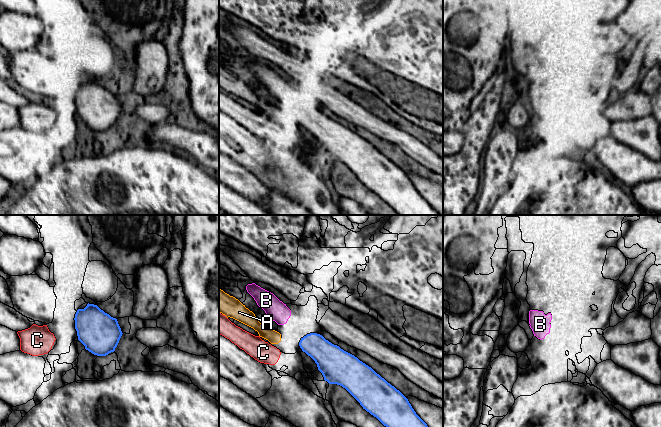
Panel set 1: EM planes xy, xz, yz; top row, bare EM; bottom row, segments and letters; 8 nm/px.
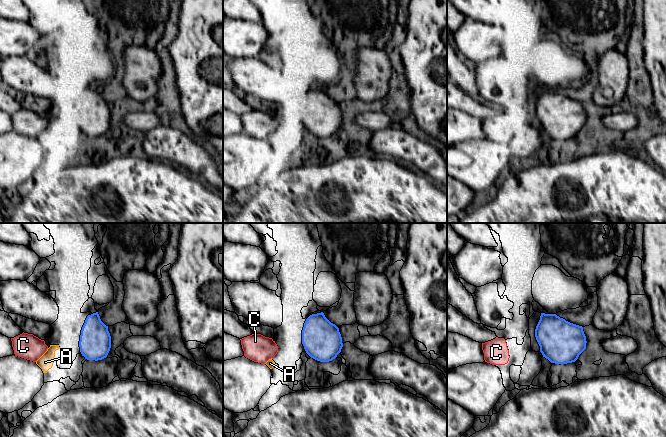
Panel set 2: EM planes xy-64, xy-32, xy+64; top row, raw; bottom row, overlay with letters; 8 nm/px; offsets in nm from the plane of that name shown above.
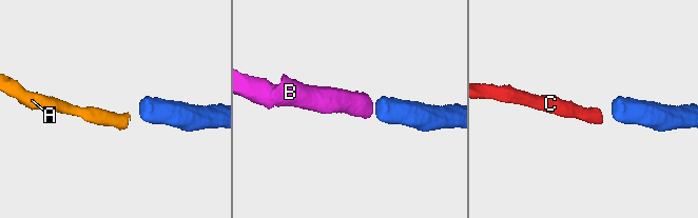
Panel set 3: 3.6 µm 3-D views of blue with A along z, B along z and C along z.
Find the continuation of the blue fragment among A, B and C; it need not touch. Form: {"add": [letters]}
{"add": ["B"]}

